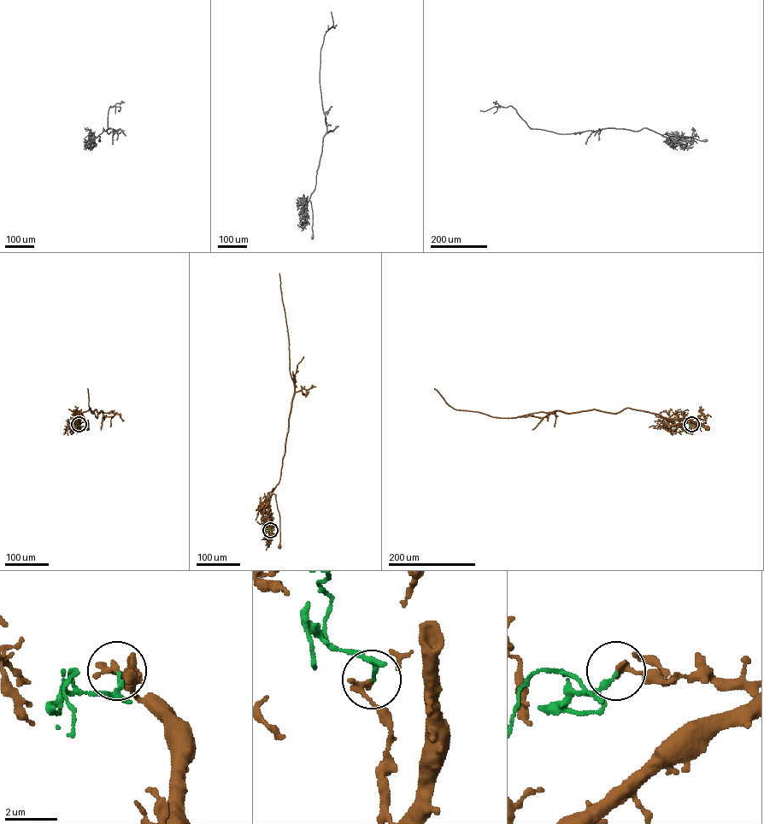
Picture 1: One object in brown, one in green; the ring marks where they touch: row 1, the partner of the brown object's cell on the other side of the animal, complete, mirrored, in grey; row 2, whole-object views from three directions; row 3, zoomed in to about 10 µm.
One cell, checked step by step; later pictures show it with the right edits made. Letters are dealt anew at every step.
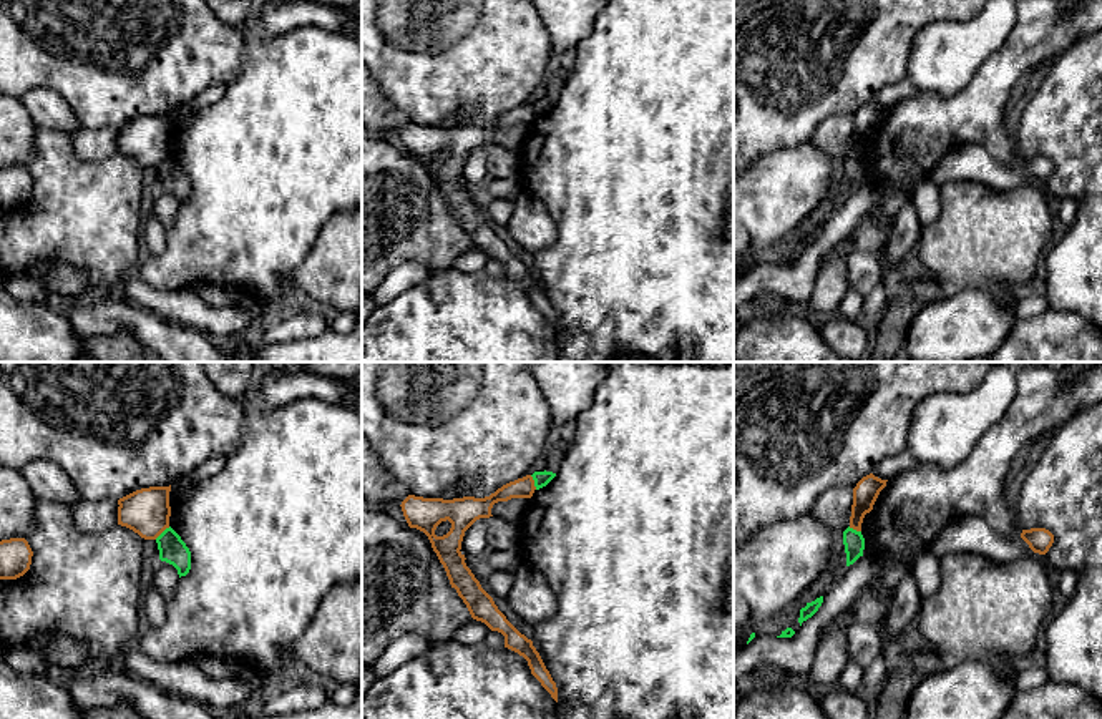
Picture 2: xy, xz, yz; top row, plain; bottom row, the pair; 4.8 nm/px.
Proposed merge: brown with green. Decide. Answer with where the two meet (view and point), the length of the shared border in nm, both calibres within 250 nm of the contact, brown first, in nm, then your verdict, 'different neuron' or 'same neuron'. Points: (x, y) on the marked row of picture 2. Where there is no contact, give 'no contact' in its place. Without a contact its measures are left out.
xy (161, 532) | 100 nm | 220/140 nm | different neuron

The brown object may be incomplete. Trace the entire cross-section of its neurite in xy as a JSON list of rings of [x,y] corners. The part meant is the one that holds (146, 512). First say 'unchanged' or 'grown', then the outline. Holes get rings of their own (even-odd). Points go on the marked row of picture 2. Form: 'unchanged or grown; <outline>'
unchanged; [[[169,487],[136,490],[118,500],[118,525],[126,526],[144,540],[156,540],[169,528]]]

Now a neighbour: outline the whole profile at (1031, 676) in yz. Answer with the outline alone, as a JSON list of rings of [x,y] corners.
[[[1022,664],[1016,679],[1019,691],[1036,689],[1049,682],[1049,671],[1046,666]]]

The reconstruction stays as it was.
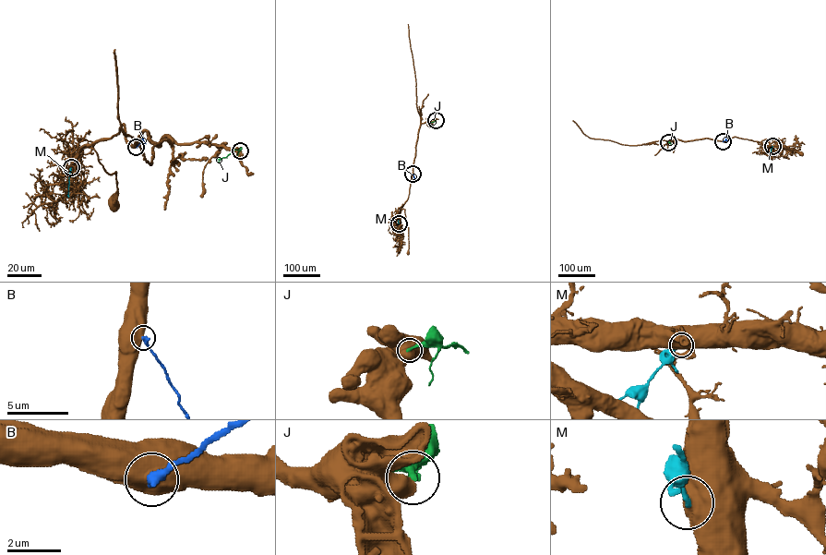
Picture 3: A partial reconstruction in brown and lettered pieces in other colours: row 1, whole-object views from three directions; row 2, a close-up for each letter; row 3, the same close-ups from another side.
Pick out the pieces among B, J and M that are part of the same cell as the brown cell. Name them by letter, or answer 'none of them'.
none of them

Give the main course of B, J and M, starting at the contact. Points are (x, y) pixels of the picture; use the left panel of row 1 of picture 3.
B: (137, 147), (143, 139), (140, 130)
J: (240, 150), (234, 150), (218, 162)
M: (71, 167), (69, 196)

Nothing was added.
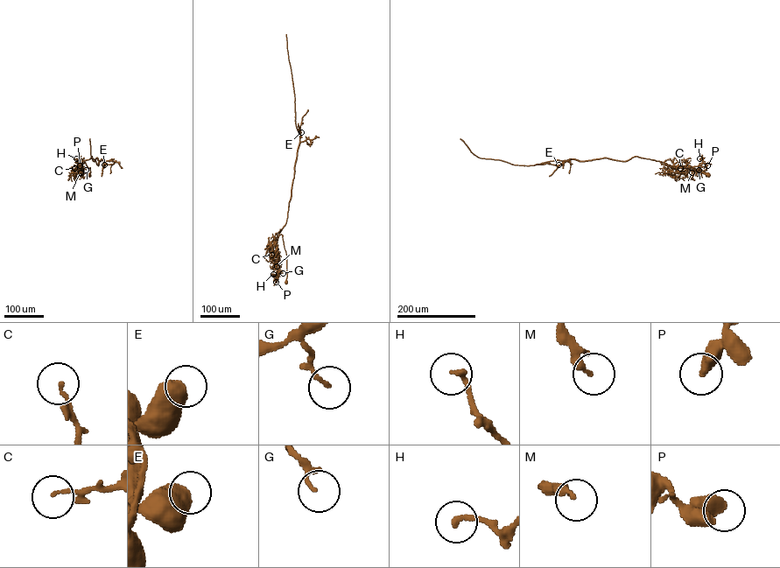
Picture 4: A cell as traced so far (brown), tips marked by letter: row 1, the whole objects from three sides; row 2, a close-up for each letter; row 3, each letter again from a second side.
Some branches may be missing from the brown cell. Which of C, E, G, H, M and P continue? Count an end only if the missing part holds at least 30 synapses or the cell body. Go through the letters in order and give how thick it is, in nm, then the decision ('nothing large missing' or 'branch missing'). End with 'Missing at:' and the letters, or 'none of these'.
C: 110 nm thick; nothing large missing
E: 650 nm thick; nothing large missing
G: 120 nm thick; nothing large missing
H: 200 nm thick; nothing large missing
M: 280 nm thick; nothing large missing
P: 500 nm thick; nothing large missing
Missing at: none of these

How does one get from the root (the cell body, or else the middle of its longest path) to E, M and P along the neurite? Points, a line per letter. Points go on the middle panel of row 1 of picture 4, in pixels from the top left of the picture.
E: (286, 282), (286, 252), (282, 234), (278, 234), (287, 219), (301, 132)
M: (286, 282), (286, 254), (281, 234), (277, 241), (277, 266)
P: (286, 282), (286, 254), (281, 234), (277, 241), (276, 282)

